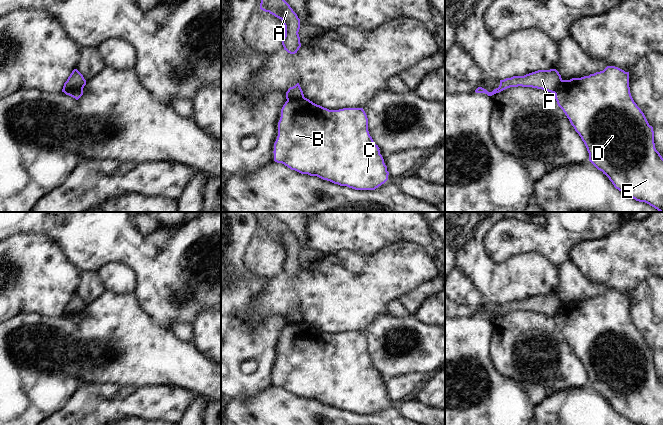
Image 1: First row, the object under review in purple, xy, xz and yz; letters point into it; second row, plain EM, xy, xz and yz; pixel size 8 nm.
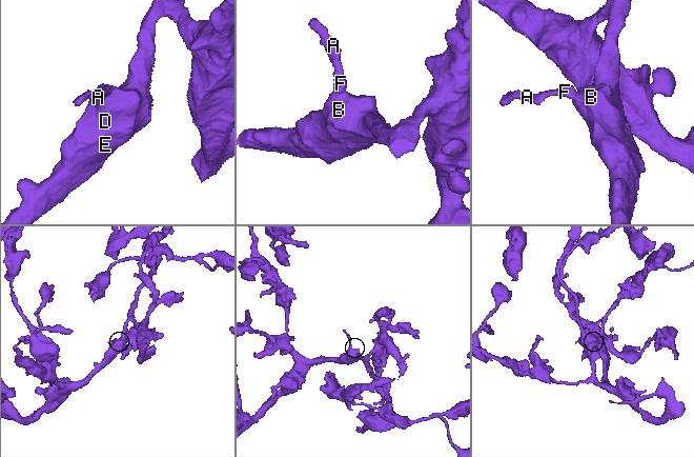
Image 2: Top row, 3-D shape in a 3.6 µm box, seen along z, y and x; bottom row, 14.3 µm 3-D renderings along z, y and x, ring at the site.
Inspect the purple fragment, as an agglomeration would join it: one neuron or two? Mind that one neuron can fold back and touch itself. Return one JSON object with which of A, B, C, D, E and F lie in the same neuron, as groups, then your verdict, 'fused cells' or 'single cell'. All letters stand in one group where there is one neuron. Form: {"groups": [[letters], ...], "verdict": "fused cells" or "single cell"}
{"groups": [["A", "F"], ["B", "C", "D", "E"]], "verdict": "fused cells"}

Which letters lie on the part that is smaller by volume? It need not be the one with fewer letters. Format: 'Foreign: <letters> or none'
Foreign: A, F

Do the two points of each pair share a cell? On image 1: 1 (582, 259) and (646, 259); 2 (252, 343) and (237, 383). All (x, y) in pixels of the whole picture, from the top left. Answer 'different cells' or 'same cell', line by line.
1: same cell
2: same cell

